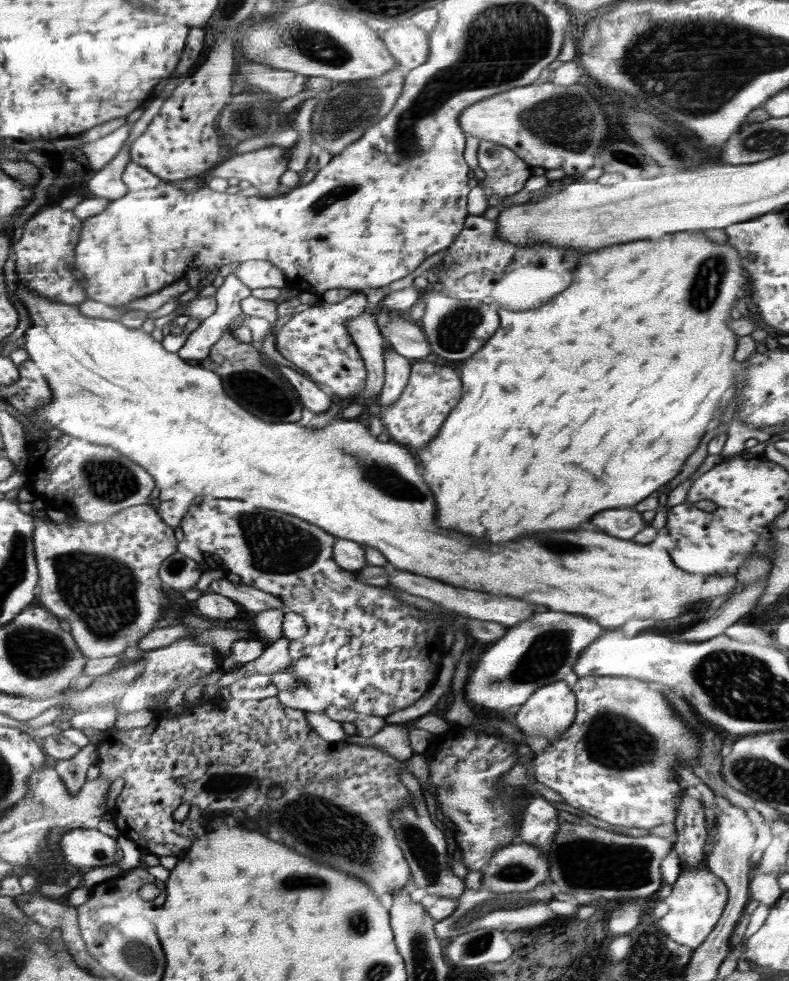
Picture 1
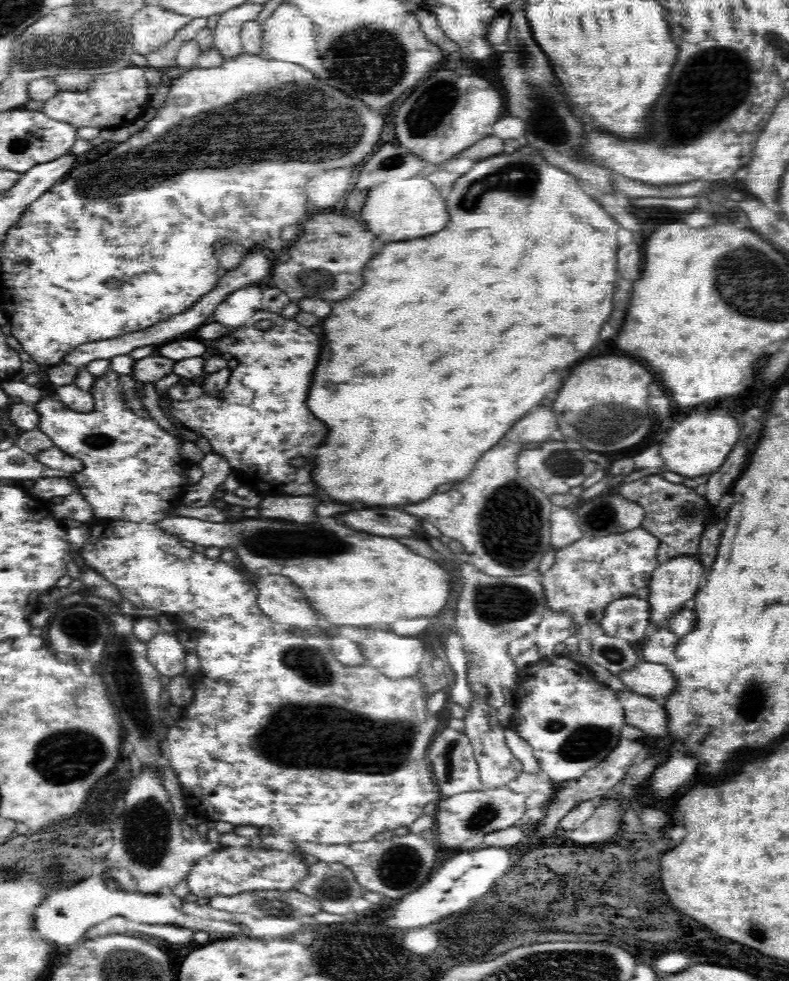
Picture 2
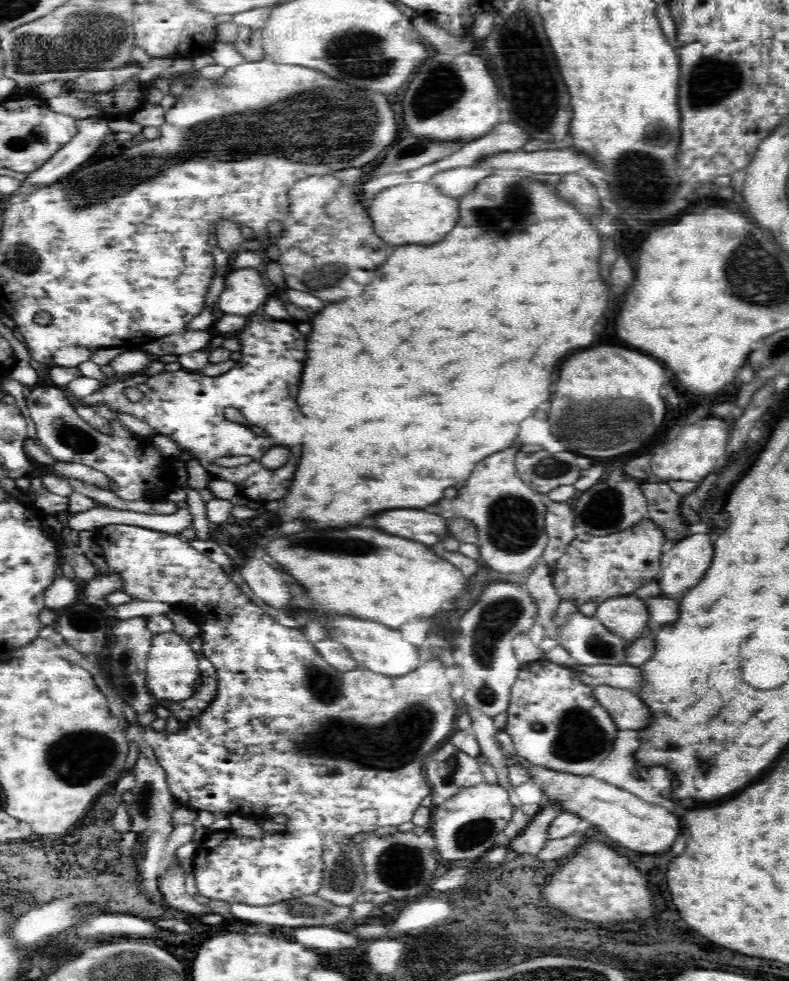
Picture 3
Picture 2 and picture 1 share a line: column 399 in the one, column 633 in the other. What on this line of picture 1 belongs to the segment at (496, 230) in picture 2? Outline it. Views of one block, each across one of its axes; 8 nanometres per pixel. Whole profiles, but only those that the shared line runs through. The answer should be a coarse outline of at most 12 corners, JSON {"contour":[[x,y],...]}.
{"contour":[[695,230],[499,308],[418,450],[466,546],[678,475],[746,270]]}

